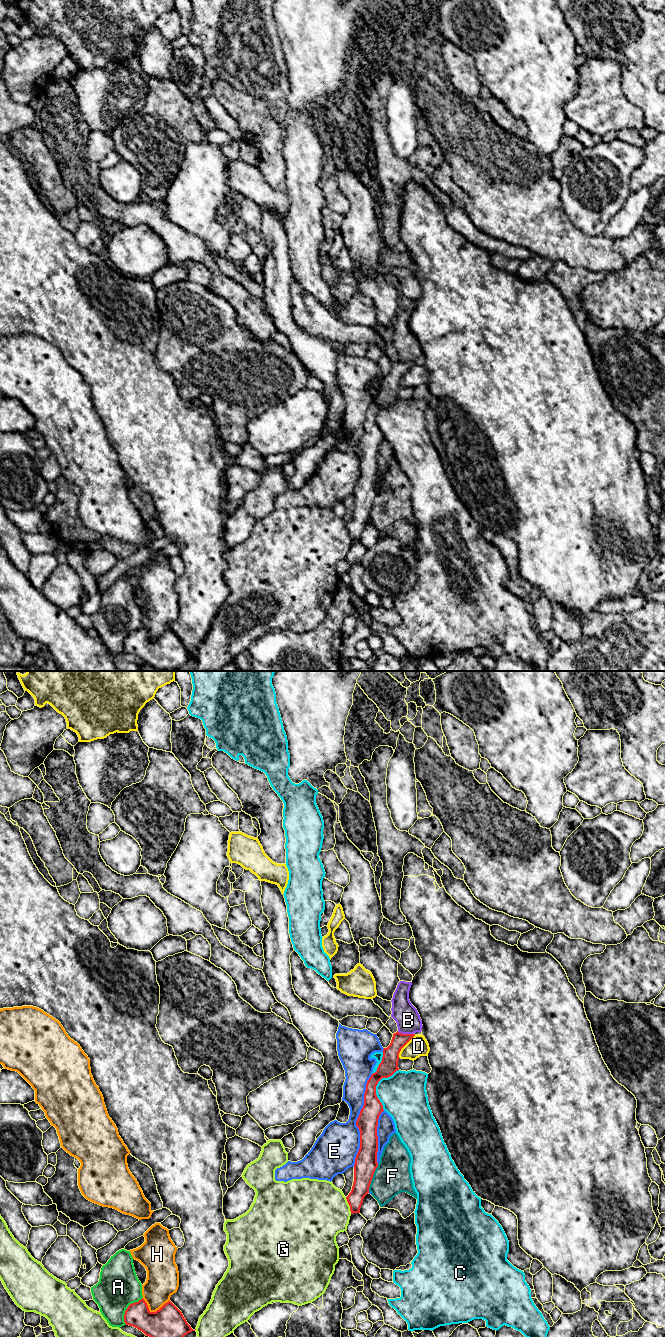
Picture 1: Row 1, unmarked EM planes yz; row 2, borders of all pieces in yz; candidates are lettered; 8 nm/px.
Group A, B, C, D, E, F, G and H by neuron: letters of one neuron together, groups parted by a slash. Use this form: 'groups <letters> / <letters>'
groups A / B / C / D / E / F / G / H

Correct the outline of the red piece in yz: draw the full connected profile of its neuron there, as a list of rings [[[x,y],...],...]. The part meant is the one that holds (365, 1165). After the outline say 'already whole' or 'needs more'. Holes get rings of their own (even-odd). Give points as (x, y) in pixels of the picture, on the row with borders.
[[[398,1031],[394,1033],[390,1045],[383,1049],[382,1061],[377,1071],[367,1081],[364,1105],[356,1121],[360,1131],[360,1148],[355,1158],[354,1182],[346,1197],[351,1214],[360,1213],[363,1199],[369,1193],[374,1172],[378,1167],[377,1126],[384,1109],[376,1095],[376,1086],[382,1078],[388,1078],[399,1070],[399,1053],[414,1036],[415,1034],[402,1034]]]; already whole

